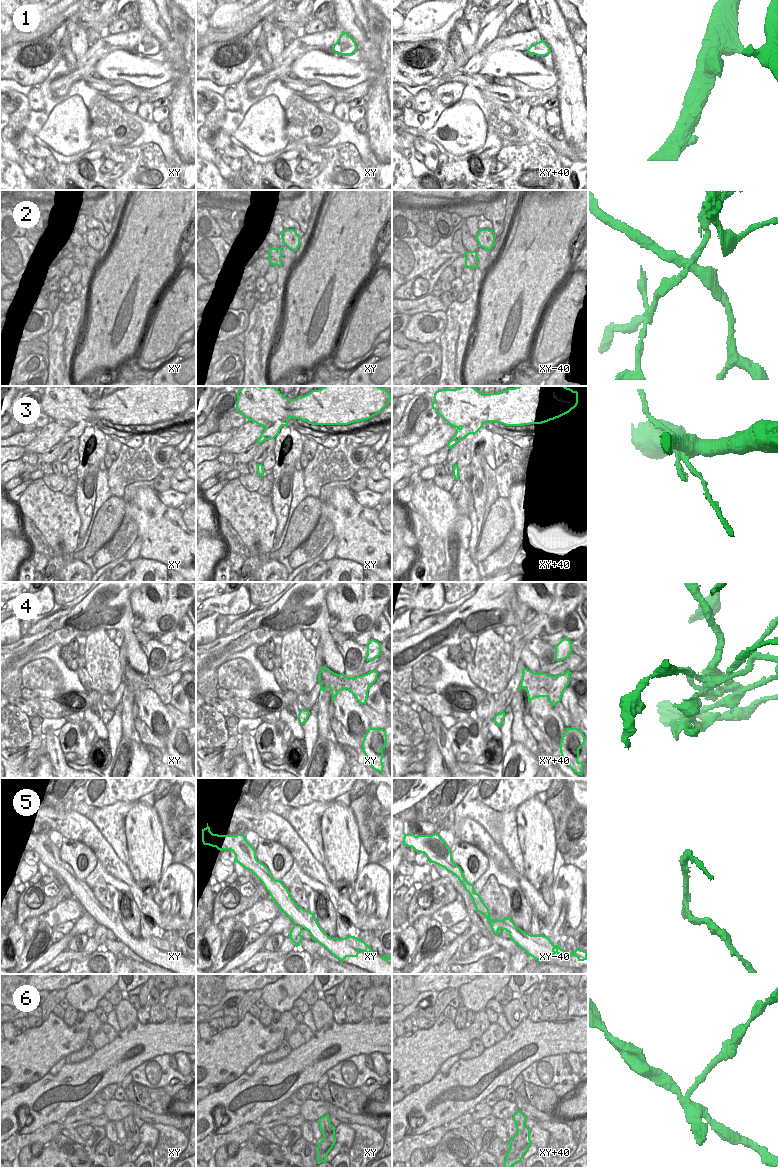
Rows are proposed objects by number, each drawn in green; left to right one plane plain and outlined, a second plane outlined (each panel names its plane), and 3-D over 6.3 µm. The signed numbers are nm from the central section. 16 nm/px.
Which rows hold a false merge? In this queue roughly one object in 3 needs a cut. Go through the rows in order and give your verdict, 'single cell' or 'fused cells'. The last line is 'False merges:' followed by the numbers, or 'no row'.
1: single cell
2: fused cells
3: fused cells
4: fused cells
5: fused cells
6: fused cells
False merges: 2, 3, 4, 5, 6

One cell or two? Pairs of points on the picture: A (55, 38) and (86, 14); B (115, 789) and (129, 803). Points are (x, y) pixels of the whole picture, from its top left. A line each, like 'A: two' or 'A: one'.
A: one
B: two

